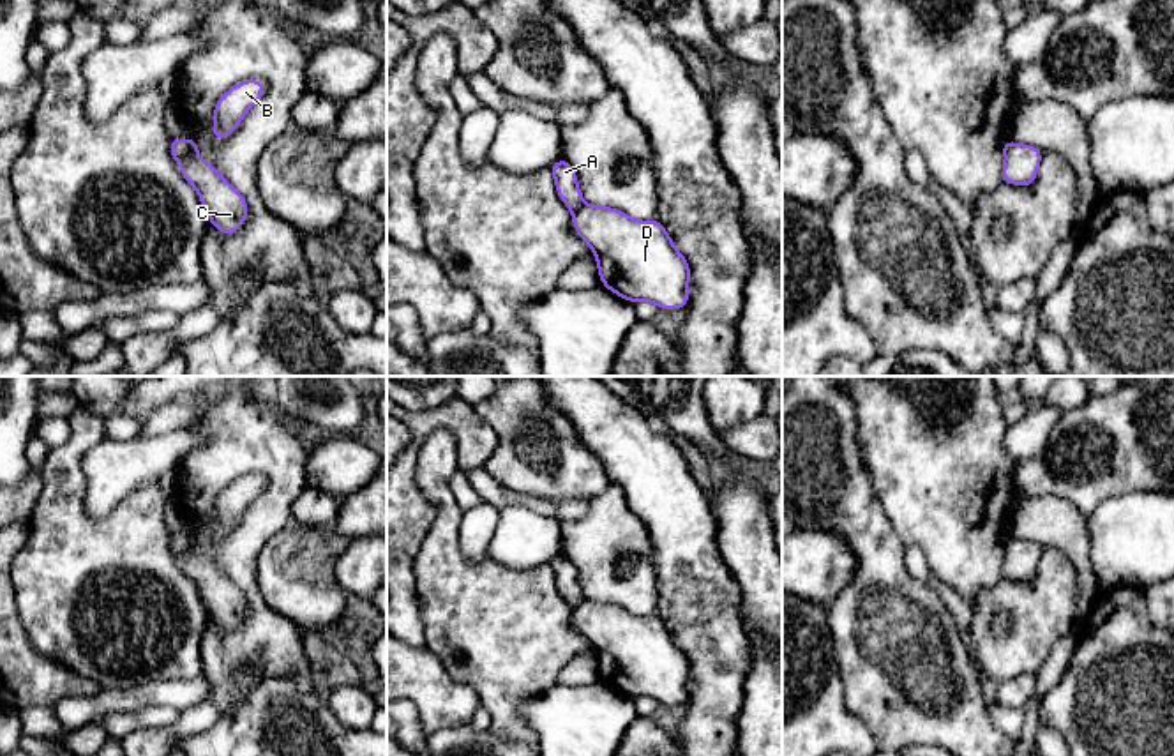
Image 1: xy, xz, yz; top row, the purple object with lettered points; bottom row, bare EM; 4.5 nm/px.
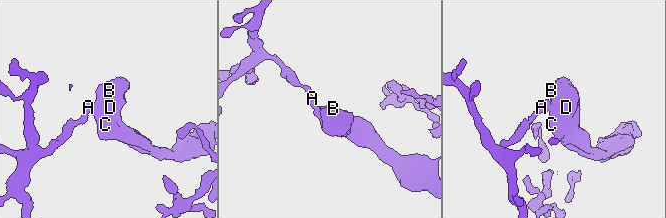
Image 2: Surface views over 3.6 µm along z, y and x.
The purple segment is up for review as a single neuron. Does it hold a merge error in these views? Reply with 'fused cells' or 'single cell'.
fused cells

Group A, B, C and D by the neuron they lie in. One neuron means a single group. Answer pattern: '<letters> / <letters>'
A / B C D

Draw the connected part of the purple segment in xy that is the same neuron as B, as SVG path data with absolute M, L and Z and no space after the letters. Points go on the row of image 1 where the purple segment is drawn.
M245 79L231 87L224 95L215 101L214 140L230 136L247 115L247 111L263 97L267 85L261 79Z

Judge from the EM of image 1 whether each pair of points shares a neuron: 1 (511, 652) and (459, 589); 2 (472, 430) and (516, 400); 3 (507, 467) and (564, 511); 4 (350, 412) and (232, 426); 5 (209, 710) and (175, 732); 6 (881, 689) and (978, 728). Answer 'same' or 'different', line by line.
1: same
2: different
3: different
4: different
5: same
6: same

